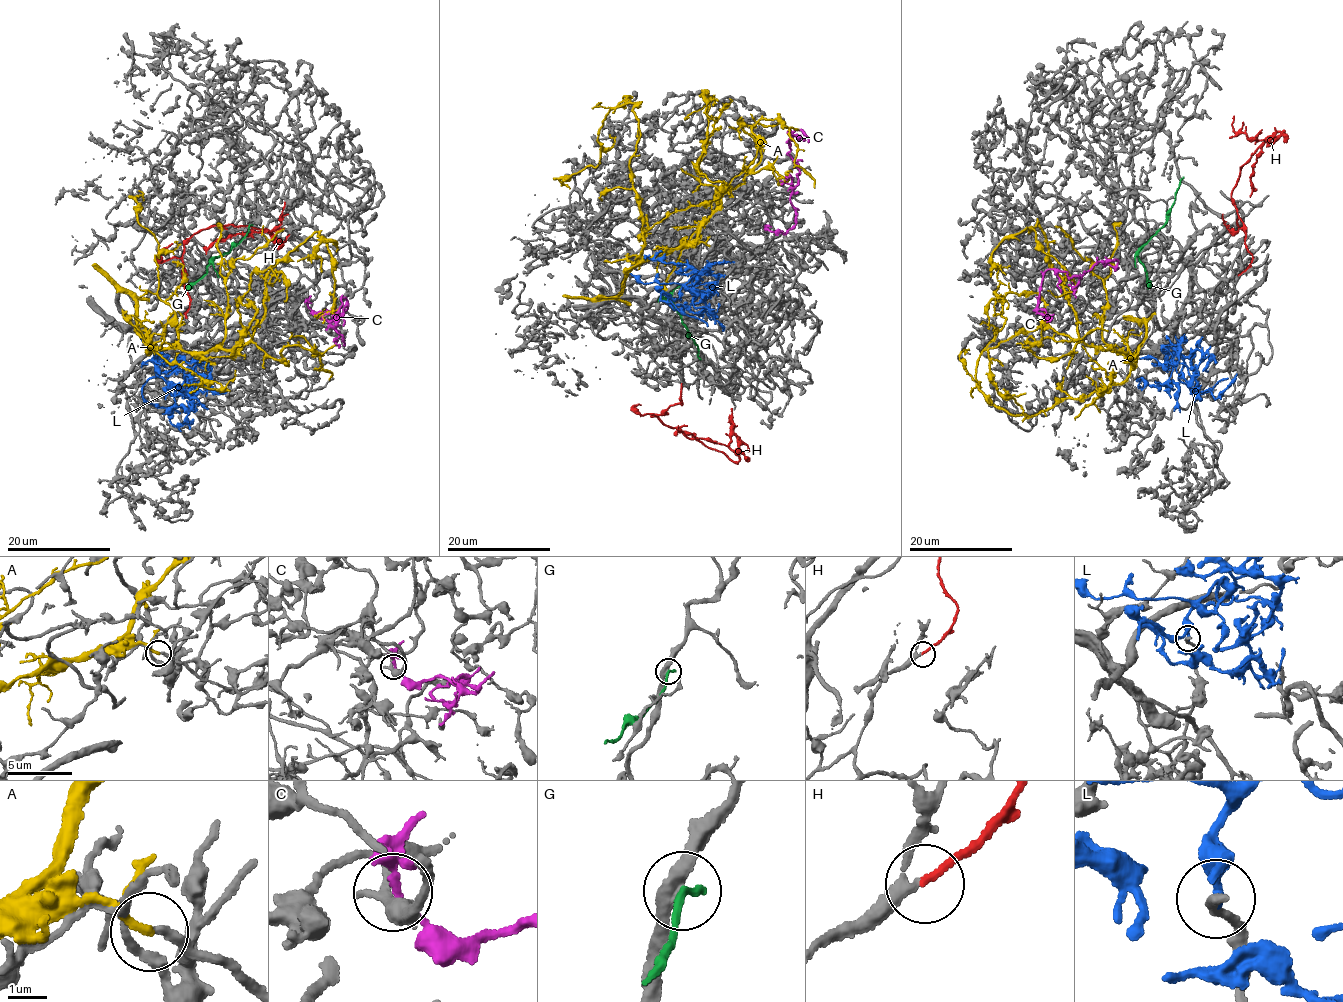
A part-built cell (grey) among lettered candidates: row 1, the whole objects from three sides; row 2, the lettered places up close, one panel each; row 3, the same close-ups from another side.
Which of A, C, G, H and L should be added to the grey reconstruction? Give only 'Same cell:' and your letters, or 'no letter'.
Same cell: H

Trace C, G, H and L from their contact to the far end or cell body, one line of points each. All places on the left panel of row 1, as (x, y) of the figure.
C: (307, 305), (337, 309), (339, 316), (348, 306), (344, 298), (335, 317), (345, 344)
G: (250, 225), (247, 235), (213, 261), (206, 273), (187, 290)
H: (185, 317), (182, 260), (190, 237), (228, 224), (267, 229), (274, 237), (230, 234), (206, 254)
L: (179, 355), (195, 366), (176, 394), (178, 385), (194, 405), (167, 410), (177, 426), (193, 419)

